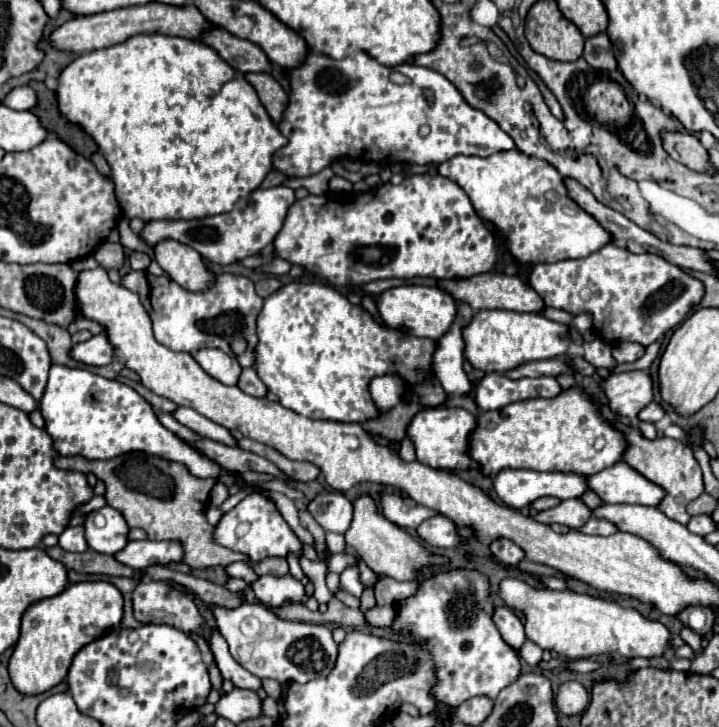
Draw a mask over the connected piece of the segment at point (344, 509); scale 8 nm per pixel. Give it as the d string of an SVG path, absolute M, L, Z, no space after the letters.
M324 492L308 504L308 512L324 530L344 534L352 520L352 502L342 492Z

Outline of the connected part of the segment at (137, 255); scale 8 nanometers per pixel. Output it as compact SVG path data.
M134 252L128 260L130 260L132 270L146 270L150 266L150 256L142 254L142 252Z

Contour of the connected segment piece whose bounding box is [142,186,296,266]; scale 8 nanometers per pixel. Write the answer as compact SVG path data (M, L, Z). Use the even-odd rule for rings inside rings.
M288 186L258 188L252 196L238 200L234 204L234 208L226 214L218 214L218 216L210 216L210 218L202 218L202 220L148 222L142 232L142 240L146 240L150 246L154 246L156 242L160 242L164 238L174 238L174 240L198 250L204 260L208 260L212 264L228 266L228 264L240 262L248 256L254 256L256 252L266 248L280 232L284 218L288 214L290 206L294 204L294 200L296 200L294 190Z

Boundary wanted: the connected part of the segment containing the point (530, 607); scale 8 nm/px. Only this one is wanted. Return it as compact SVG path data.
M504 578L498 586L500 598L512 608L522 610L526 622L526 638L536 642L544 650L552 650L566 660L588 658L592 654L606 656L662 656L670 648L670 630L650 618L644 618L634 608L624 608L614 600L594 598L572 590L536 588L520 578Z

